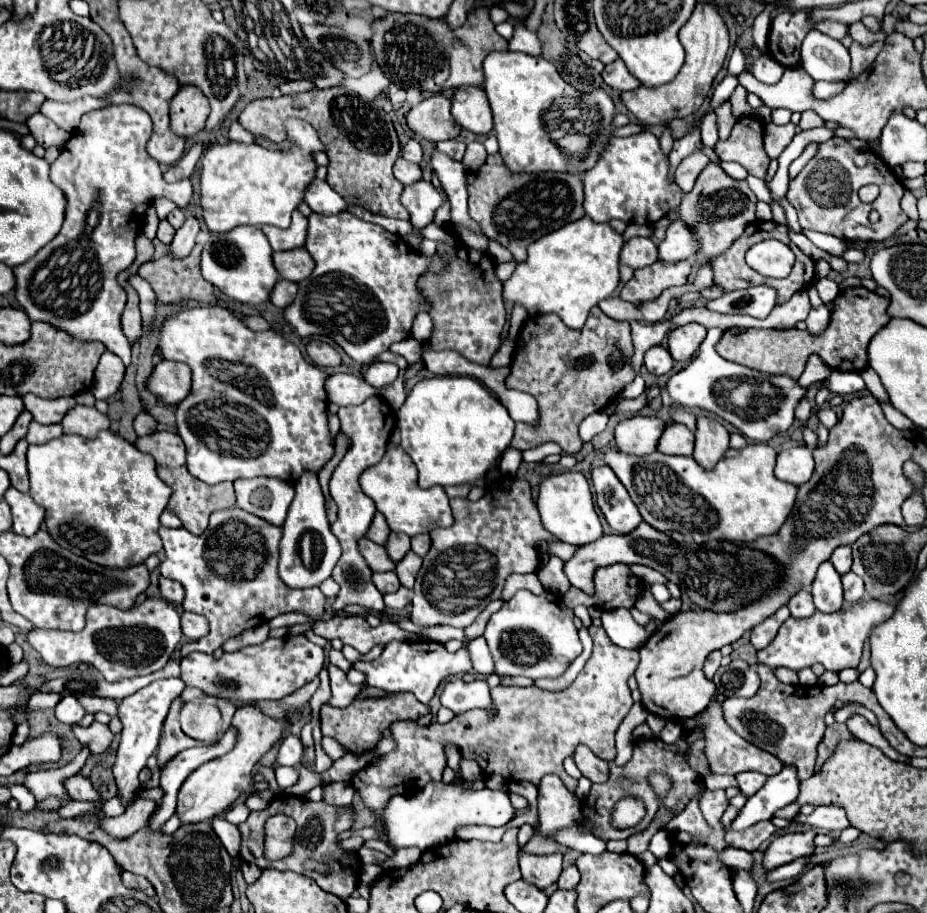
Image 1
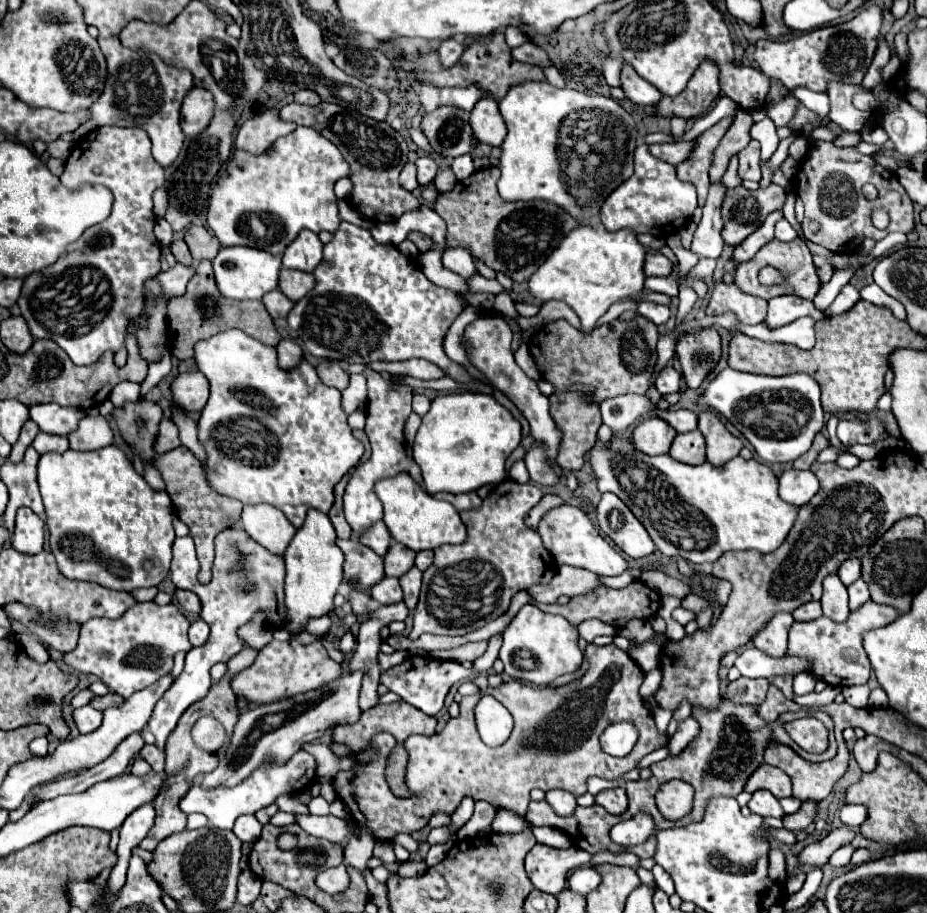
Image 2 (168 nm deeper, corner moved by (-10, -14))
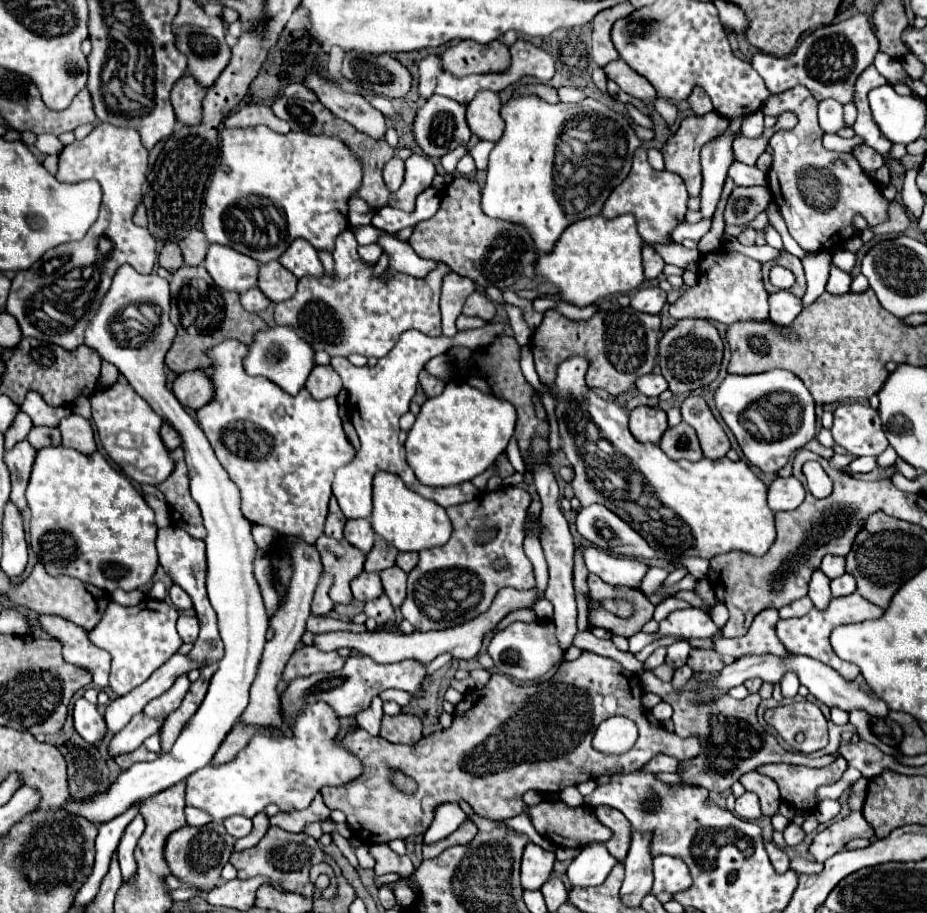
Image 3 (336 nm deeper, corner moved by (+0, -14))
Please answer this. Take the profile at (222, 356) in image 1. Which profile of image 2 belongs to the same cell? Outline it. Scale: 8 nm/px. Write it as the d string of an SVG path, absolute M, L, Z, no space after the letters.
M225 330L195 344L195 360L211 384L211 396L199 418L199 440L207 450L209 486L219 494L249 504L271 504L279 508L293 526L301 526L309 508L329 514L335 484L363 456L363 444L351 434L347 414L341 408L341 392L327 388L309 362L285 372L277 366L271 346L247 336L243 330Z

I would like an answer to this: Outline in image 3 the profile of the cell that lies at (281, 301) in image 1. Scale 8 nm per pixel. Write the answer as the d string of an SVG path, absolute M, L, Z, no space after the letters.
M251 288L241 296L241 304L245 310L257 314L257 312L263 312L271 304L271 300L259 288Z

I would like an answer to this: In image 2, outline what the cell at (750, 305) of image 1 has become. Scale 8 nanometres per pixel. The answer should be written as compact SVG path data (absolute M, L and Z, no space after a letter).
M777 296L769 300L769 312L767 312L767 324L771 328L785 326L801 316L813 316L815 320L823 318L823 314L813 306L813 302L807 302L799 296Z

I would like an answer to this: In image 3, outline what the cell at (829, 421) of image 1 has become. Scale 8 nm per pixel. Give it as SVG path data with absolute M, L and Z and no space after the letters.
M847 402L837 406L833 414L831 434L853 456L879 456L889 446L881 418L869 404Z

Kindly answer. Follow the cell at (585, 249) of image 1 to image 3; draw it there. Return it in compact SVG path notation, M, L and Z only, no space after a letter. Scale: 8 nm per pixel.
M631 214L617 216L613 220L605 220L601 216L583 218L581 222L565 228L551 252L539 256L535 262L533 280L537 284L553 284L559 290L557 296L563 302L585 308L611 294L627 294L641 286L645 280L641 248L643 240Z

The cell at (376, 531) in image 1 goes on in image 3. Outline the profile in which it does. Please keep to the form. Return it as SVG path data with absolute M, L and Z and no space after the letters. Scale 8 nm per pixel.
M365 518L347 520L347 524L345 524L345 540L367 554L373 548L373 542L375 542L375 532L371 528L371 522L365 520Z

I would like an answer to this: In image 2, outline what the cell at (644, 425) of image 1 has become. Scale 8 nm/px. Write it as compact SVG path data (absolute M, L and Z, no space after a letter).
M651 416L645 418L635 430L633 430L633 442L635 448L649 454L649 456L657 456L657 454L667 454L669 446L673 442L673 438L677 436L675 428L669 426L665 420Z

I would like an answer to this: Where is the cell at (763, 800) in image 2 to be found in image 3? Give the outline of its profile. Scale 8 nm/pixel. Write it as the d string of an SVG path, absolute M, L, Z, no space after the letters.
M745 792L743 796L739 796L737 802L735 802L735 812L741 818L745 818L745 820L757 820L757 818L761 818L763 812L761 812L761 804L759 804L757 794Z

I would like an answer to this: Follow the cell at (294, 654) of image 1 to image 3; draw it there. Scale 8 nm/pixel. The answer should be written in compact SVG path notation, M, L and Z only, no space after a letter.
M299 646L289 658L283 670L283 682L289 684L293 678L305 678L317 672L337 672L345 660L337 652L319 652L315 646Z

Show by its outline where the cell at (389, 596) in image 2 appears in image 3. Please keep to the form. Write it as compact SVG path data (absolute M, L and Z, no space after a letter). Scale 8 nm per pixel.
M363 572L351 582L351 590L353 590L353 596L357 600L369 602L369 600L375 600L375 598L379 598L383 594L383 584L381 584L379 574Z

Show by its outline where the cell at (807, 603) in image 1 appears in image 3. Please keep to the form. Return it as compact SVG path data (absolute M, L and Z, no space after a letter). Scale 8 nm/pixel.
M805 596L801 600L795 600L795 602L782 607L779 610L779 616L782 619L799 618L799 616L805 616L811 608L813 608L813 602Z

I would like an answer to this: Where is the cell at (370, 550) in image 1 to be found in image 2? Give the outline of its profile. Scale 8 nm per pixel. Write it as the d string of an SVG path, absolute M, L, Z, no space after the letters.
M355 536L349 540L335 540L337 546L345 554L343 580L353 584L359 592L369 590L375 582L379 582L383 574L383 558L377 556L371 548L363 546Z

